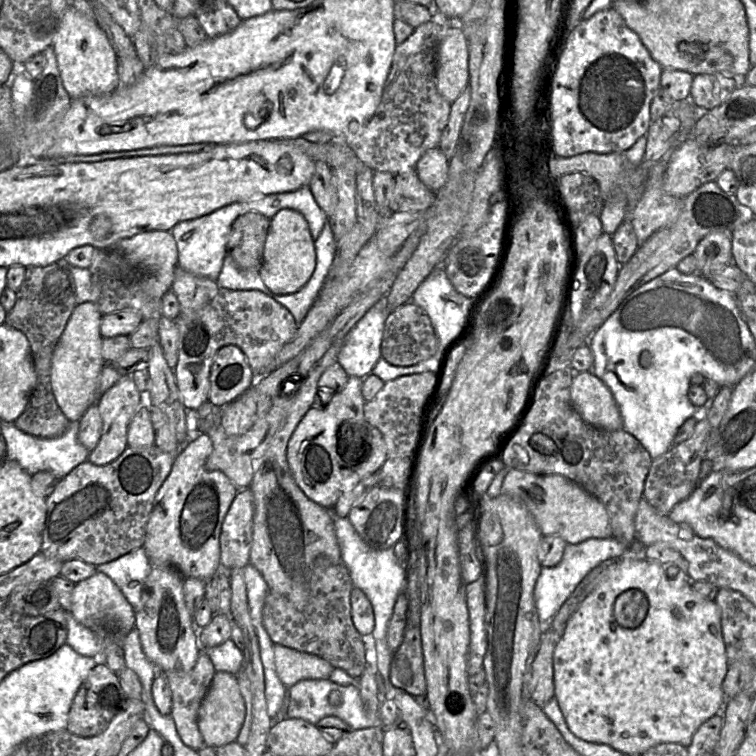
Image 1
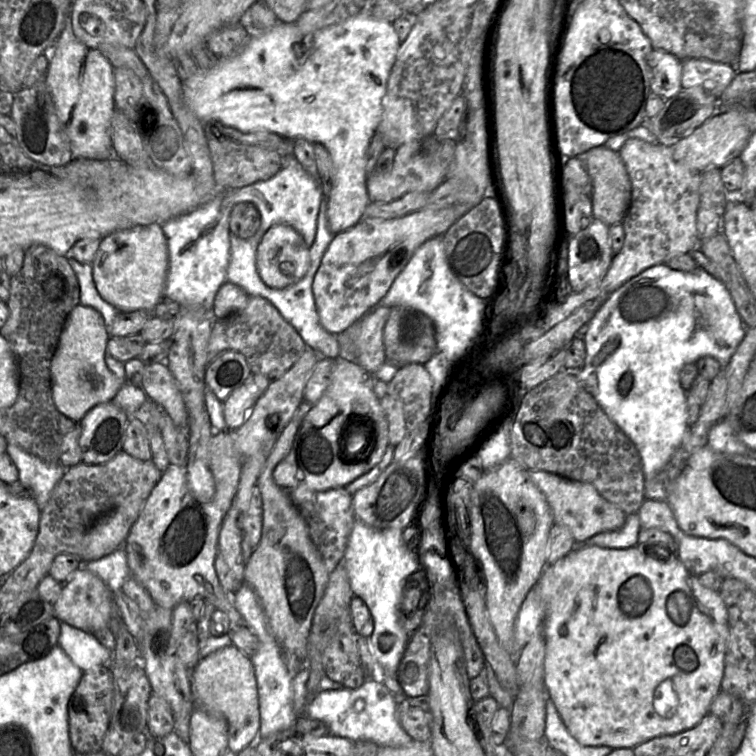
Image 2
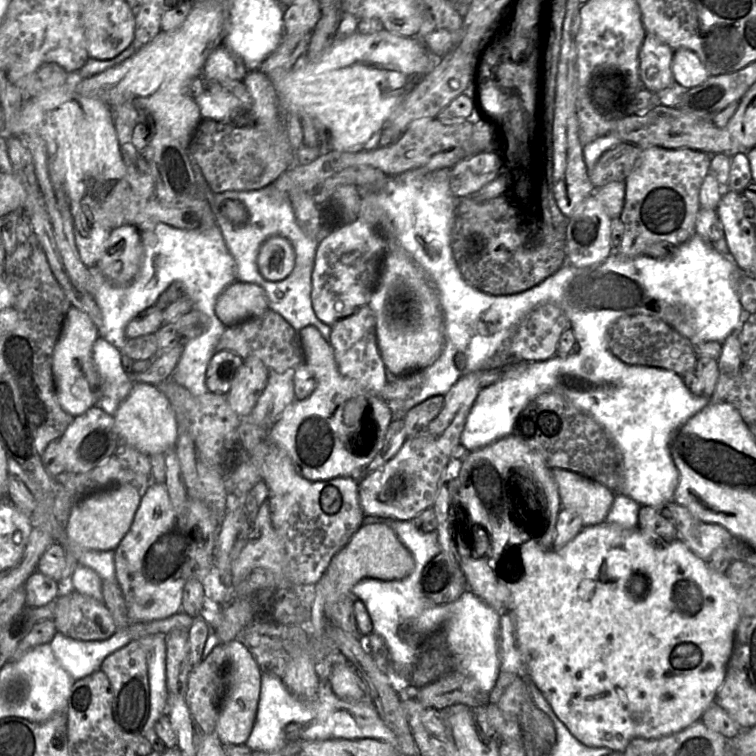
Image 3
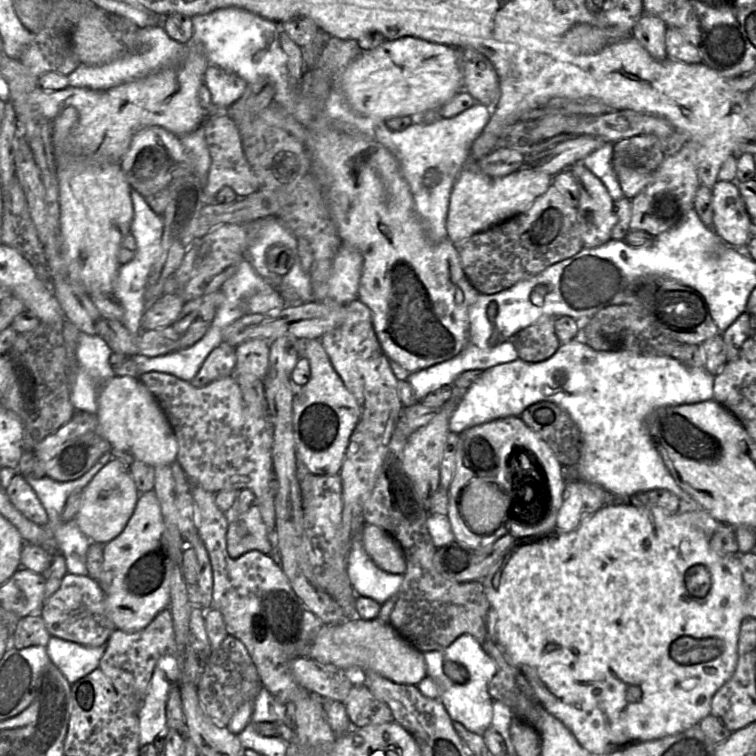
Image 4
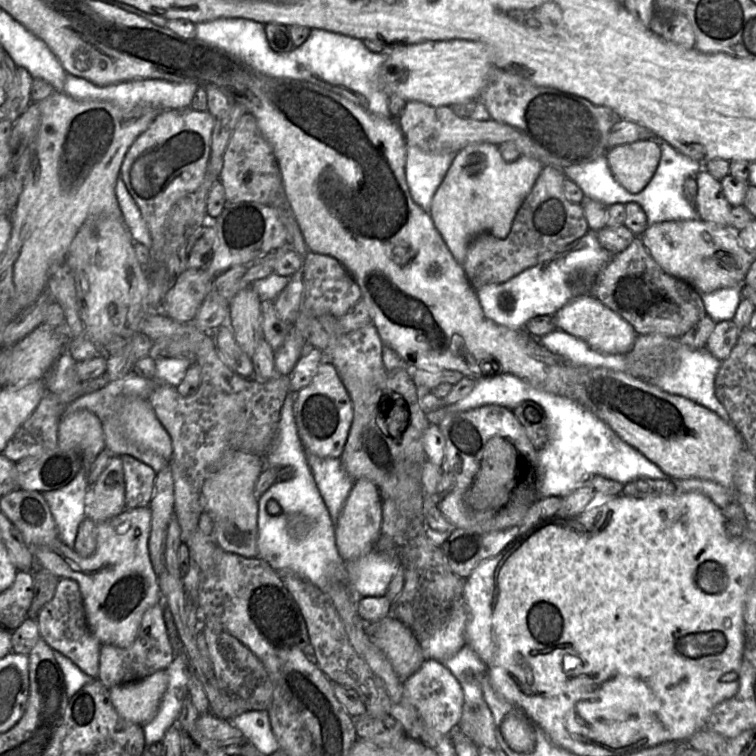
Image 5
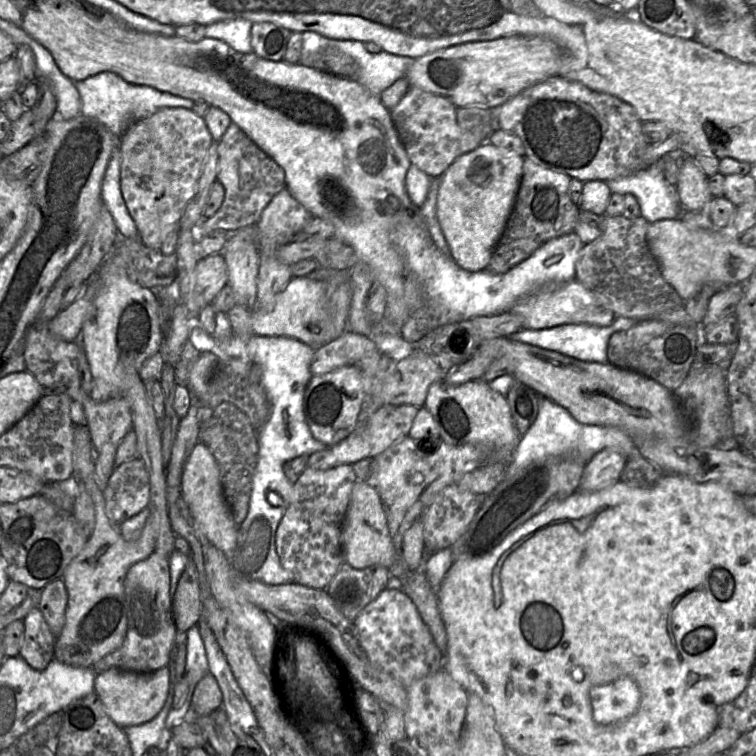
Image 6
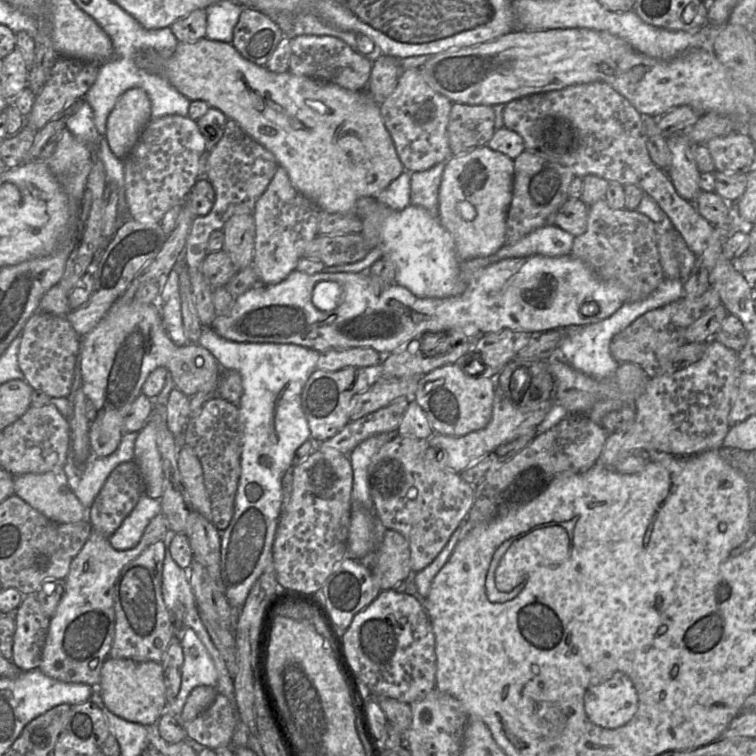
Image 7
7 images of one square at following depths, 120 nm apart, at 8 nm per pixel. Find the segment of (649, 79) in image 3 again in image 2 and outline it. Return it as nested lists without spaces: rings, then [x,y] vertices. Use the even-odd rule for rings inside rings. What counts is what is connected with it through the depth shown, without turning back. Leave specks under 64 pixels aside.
[[[653,49],[647,63],[652,72],[651,92],[667,100],[683,89],[681,60],[664,50]]]

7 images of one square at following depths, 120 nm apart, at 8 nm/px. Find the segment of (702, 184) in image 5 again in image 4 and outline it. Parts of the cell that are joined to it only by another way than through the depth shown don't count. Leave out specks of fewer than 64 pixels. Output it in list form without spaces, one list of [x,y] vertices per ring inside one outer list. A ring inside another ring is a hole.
[[[718,180],[711,191],[714,231],[727,245],[743,250],[751,238],[751,217],[737,183]]]

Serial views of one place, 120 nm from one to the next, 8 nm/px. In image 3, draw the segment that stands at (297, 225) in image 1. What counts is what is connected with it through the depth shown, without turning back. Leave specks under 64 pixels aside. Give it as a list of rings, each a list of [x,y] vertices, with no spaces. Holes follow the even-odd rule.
[[[271,236],[260,246],[258,268],[269,281],[281,281],[295,268],[296,254],[290,240],[283,236]]]

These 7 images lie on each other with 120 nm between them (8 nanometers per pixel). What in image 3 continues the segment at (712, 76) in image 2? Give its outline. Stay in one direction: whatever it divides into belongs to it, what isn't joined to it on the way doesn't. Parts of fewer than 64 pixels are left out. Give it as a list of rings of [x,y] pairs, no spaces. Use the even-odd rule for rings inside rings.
[[[688,49],[674,51],[672,73],[681,89],[696,87],[711,77],[699,57]]]

